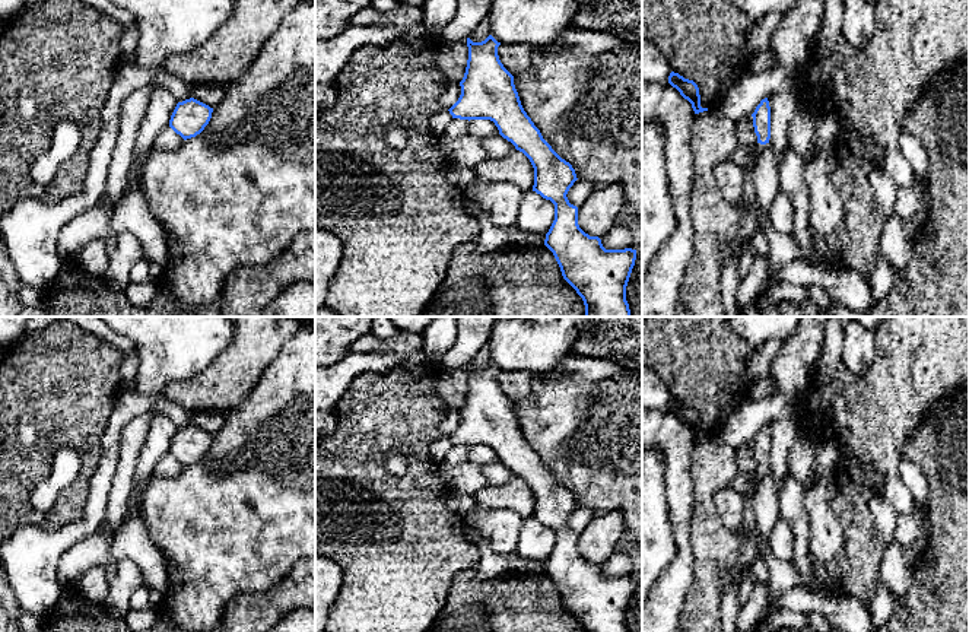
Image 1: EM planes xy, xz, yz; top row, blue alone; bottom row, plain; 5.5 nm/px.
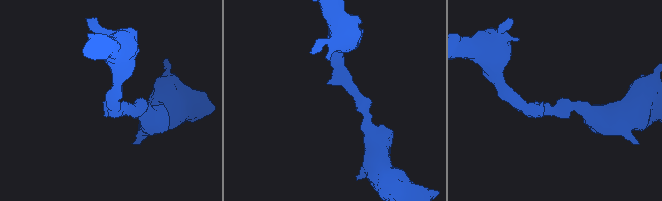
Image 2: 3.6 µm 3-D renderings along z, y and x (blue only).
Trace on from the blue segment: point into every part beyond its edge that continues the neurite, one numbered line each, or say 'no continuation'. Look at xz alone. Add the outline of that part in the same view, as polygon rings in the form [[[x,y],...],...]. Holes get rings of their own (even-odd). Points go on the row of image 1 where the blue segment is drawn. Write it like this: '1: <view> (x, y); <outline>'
no continuation

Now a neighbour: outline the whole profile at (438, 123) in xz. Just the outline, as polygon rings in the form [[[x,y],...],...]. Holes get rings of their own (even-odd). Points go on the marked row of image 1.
[[[442,108],[433,117],[431,117],[431,120],[429,120],[429,128],[435,134],[441,136],[445,131],[445,128],[449,124],[451,120],[452,120],[452,115],[449,114],[449,111],[447,108]]]

